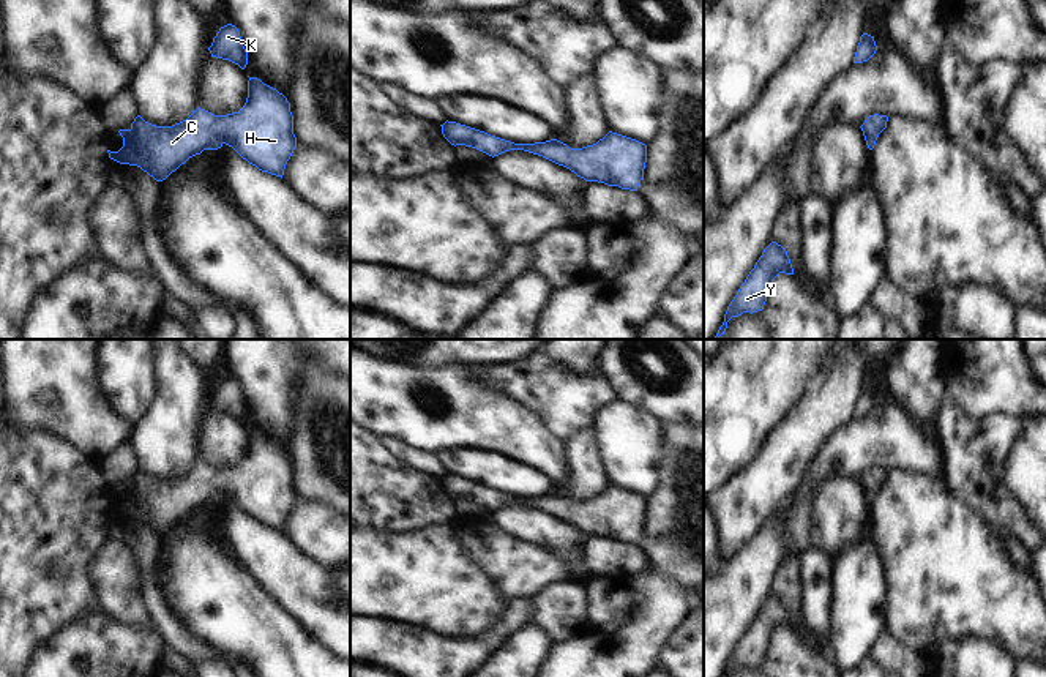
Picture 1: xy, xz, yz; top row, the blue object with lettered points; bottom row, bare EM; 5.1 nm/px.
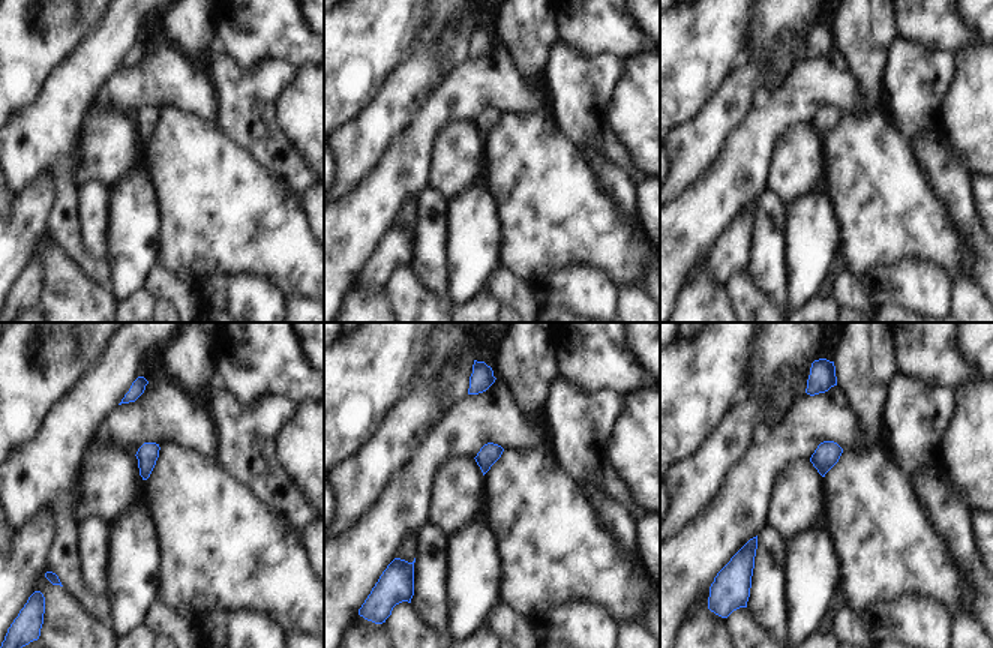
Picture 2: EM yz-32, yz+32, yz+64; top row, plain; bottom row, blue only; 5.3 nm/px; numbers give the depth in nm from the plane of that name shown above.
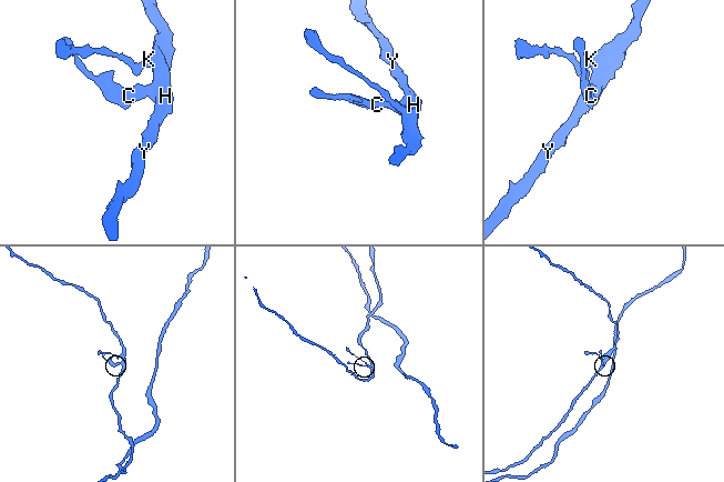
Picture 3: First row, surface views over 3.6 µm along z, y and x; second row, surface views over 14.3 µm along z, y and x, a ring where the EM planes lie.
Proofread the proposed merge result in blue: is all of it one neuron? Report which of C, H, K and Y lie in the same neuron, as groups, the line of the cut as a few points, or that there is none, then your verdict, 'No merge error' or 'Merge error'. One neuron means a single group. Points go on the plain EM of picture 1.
Groups: C H K Y. No split. No merge error.

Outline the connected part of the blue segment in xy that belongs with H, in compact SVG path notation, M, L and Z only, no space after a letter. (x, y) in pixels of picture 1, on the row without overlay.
M249 431L248 451L238 466L215 469L197 461L186 473L172 480L156 480L137 469L129 483L118 486L123 491L123 500L118 505L107 503L109 511L120 518L137 519L156 535L166 533L189 511L204 503L218 503L224 497L259 524L282 532L286 518L297 502L290 456L282 447L257 431Z

